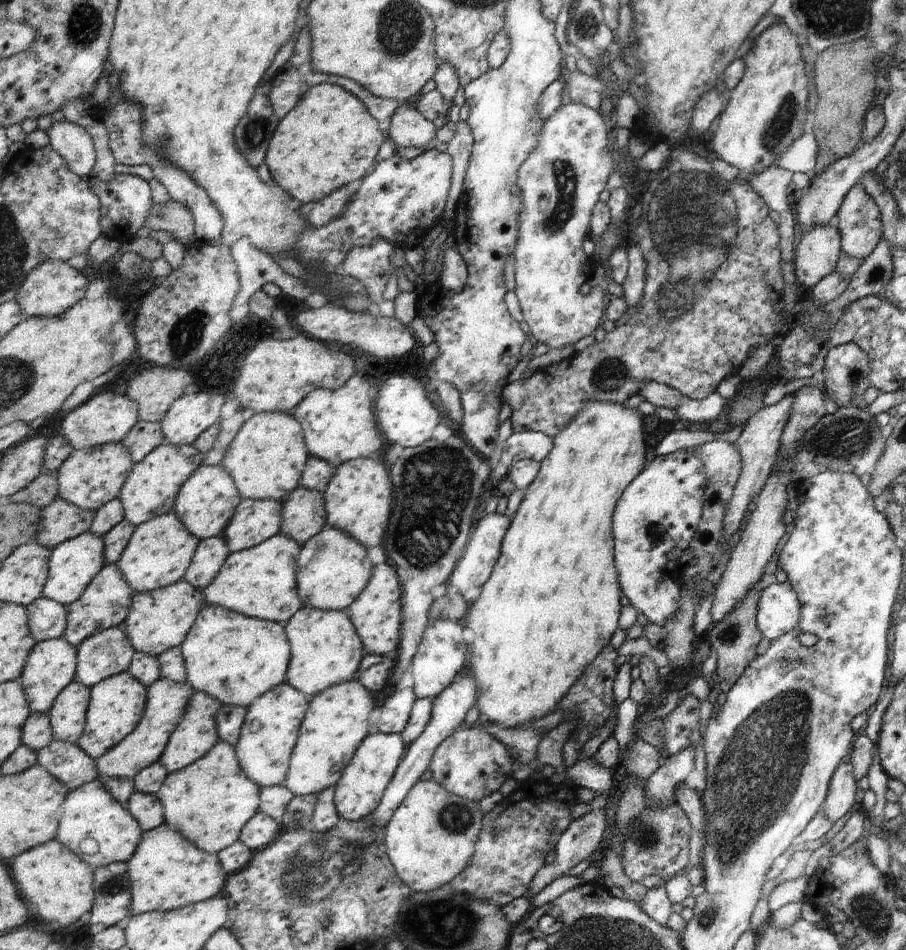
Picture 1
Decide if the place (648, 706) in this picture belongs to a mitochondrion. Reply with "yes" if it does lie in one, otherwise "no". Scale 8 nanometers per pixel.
no

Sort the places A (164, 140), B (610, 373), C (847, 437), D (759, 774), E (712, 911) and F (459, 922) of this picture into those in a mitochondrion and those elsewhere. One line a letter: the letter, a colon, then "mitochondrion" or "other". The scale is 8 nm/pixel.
A: mitochondrion
B: mitochondrion
C: mitochondrion
D: mitochondrion
E: mitochondrion
F: mitochondrion

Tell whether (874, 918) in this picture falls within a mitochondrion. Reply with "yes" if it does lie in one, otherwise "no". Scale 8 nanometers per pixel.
yes

